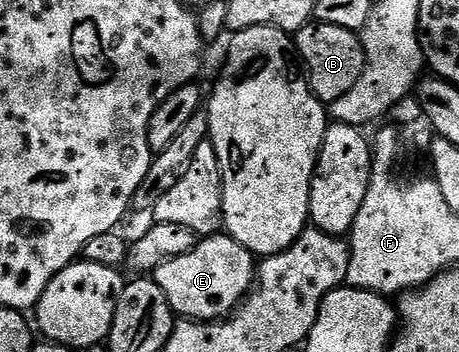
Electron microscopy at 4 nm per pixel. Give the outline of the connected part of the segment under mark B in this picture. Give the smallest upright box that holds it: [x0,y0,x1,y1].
[295,22,366,106]

